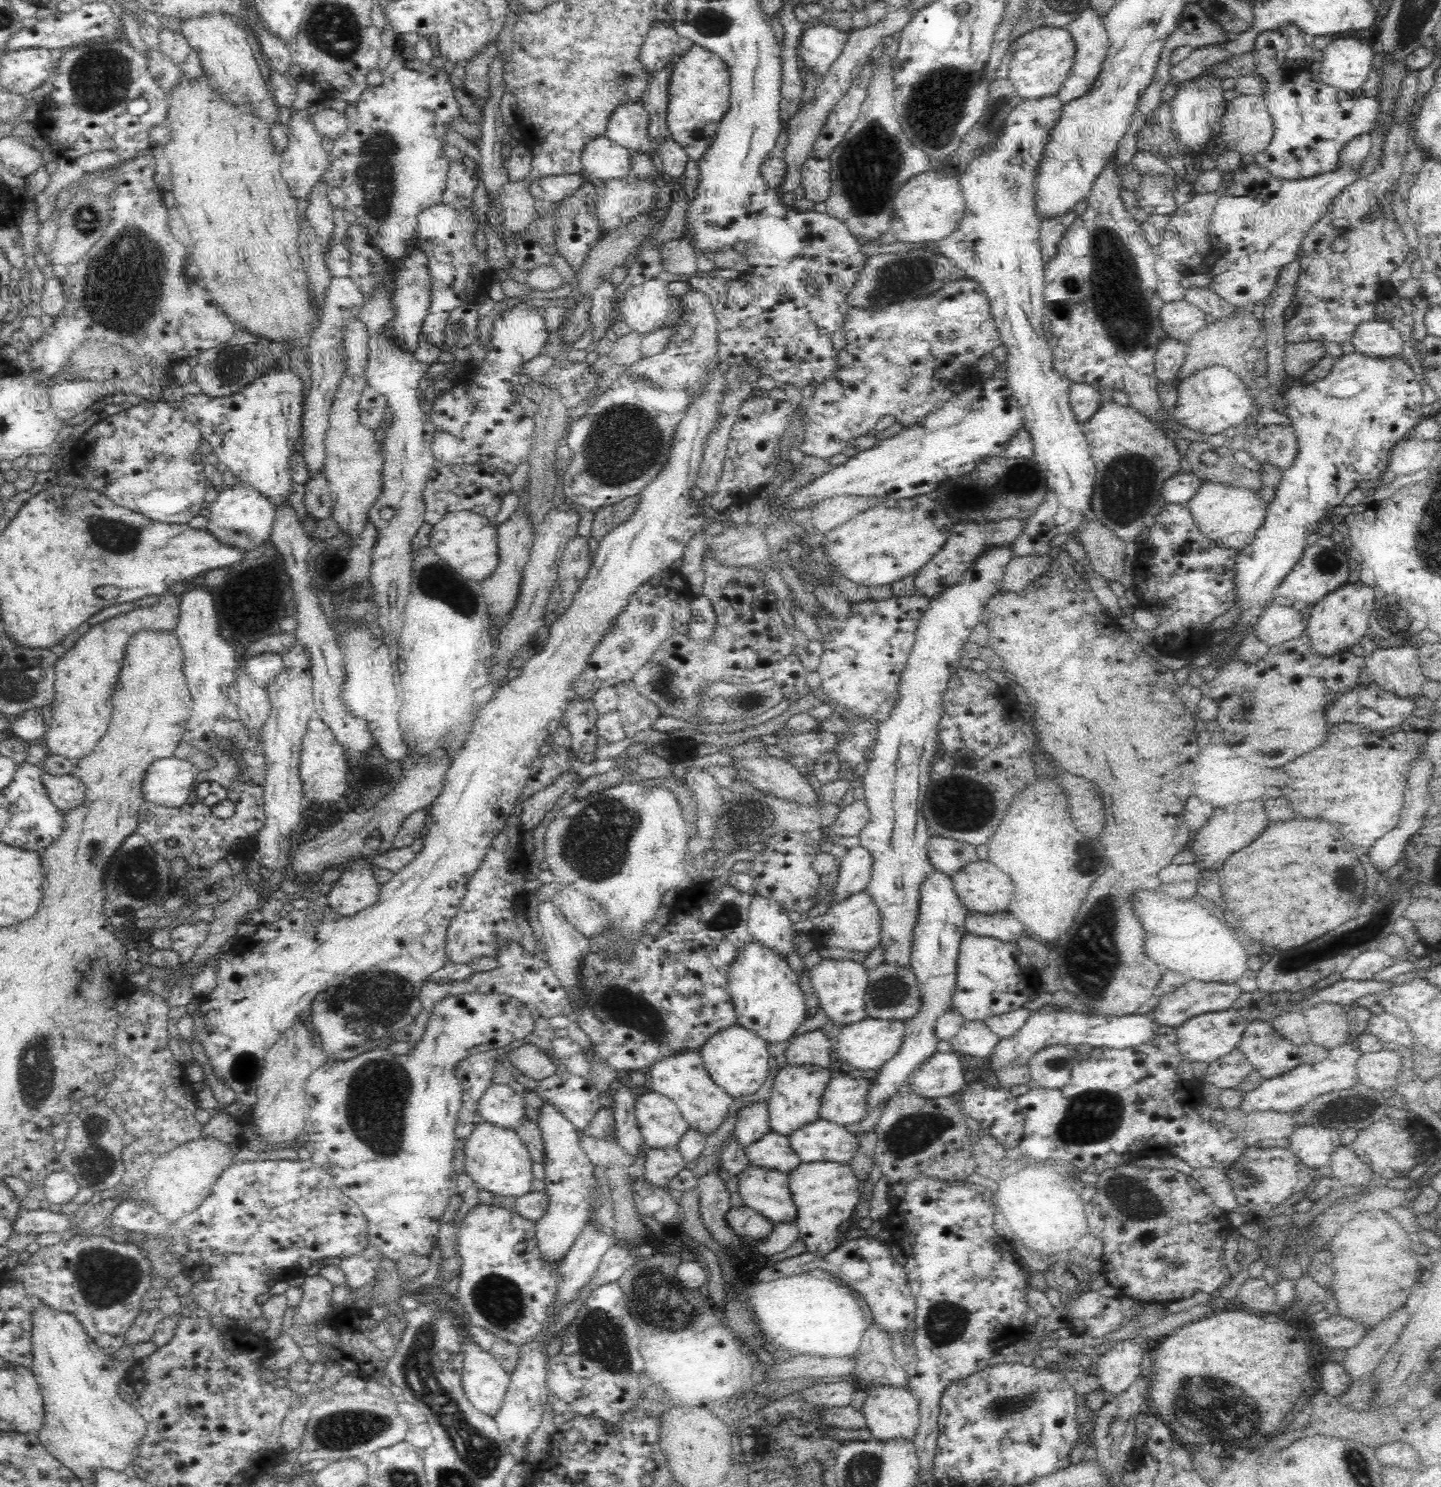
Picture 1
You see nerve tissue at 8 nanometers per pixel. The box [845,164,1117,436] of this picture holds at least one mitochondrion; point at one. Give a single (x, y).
(896, 279)

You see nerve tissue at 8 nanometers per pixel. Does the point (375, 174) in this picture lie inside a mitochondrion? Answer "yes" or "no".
yes

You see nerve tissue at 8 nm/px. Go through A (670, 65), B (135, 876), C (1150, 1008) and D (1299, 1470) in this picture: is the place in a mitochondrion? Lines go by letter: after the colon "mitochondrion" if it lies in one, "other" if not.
A: other
B: mitochondrion
C: other
D: other

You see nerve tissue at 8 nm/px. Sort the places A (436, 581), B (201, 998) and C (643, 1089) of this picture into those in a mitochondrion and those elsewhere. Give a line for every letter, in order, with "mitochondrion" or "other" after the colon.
A: mitochondrion
B: other
C: other

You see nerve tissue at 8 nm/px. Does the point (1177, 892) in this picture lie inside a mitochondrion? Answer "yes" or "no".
no

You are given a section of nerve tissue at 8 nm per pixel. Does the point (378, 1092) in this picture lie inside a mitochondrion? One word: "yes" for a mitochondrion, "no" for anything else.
yes

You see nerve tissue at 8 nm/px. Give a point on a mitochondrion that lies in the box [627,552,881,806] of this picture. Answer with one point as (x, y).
(664, 684)

